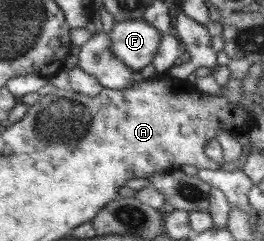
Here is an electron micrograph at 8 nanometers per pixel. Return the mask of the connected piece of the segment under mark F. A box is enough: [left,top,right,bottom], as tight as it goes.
[109,17,162,71]

